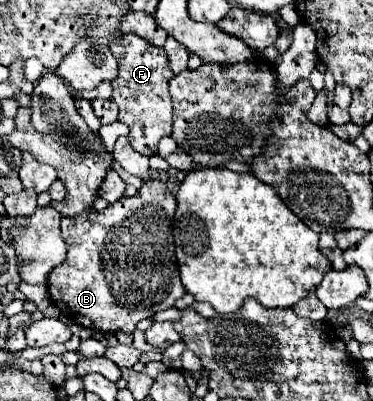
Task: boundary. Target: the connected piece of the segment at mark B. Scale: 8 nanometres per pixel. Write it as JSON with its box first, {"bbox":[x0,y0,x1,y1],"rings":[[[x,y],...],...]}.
{"bbox":[47,179,185,333],"rings":[[[147,179],[133,197],[123,197],[99,213],[93,211],[75,219],[63,219],[61,233],[67,243],[67,257],[49,273],[47,279],[49,295],[61,309],[61,313],[83,327],[97,329],[103,333],[133,333],[135,325],[141,319],[147,319],[157,311],[173,307],[173,303],[185,295],[171,233],[175,207],[175,197],[167,189],[167,185],[159,179]]]}

